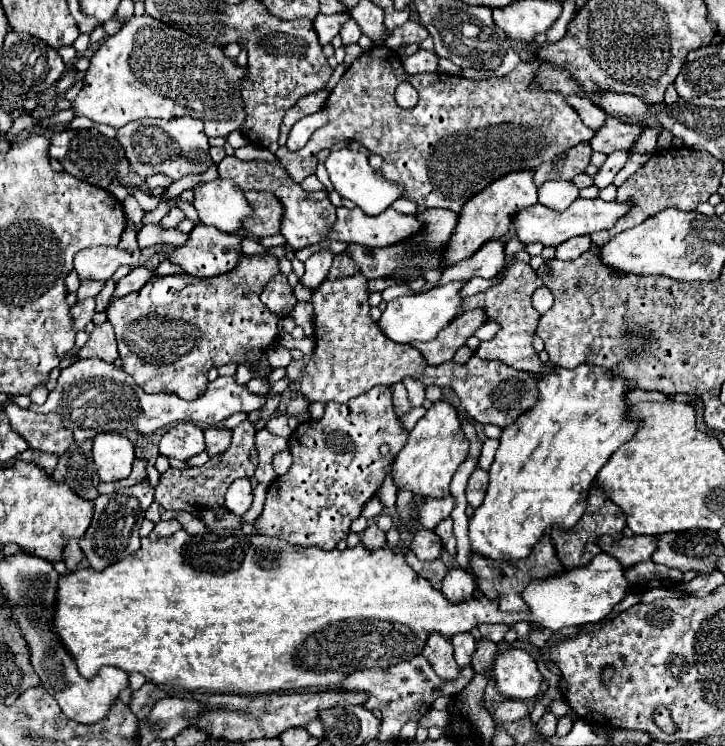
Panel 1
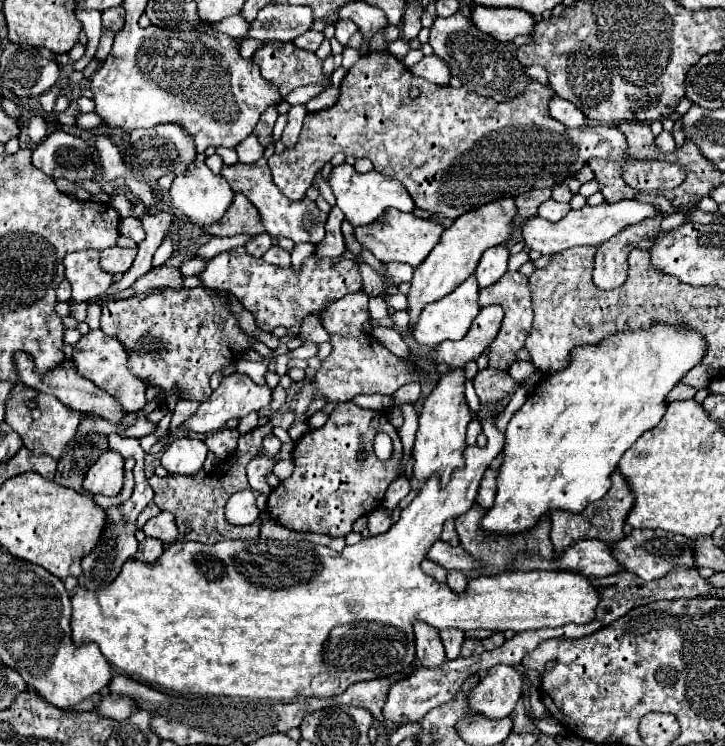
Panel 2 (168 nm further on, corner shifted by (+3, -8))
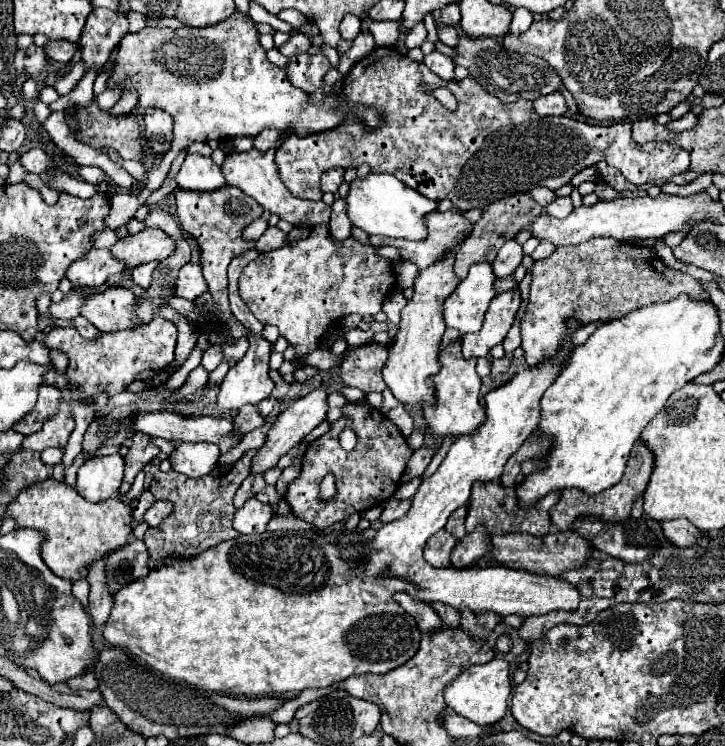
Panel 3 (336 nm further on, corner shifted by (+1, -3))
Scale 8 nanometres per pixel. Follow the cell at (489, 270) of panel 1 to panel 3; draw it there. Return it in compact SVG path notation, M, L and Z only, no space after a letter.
M508 240L508 242L500 248L496 260L490 262L492 272L494 272L498 278L510 276L510 274L516 270L516 266L522 262L522 256L524 256L522 246L516 244L514 240Z

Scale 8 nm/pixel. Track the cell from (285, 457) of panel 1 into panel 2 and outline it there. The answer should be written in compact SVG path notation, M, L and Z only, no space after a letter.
M280 461L280 463L274 465L274 473L278 475L280 481L284 481L294 473L294 463L292 461Z

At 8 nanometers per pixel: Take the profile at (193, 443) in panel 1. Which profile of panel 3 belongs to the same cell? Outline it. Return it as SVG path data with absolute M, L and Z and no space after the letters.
M180 442L168 460L172 464L172 470L190 478L198 478L206 476L216 466L218 454L218 446L212 446L208 442Z

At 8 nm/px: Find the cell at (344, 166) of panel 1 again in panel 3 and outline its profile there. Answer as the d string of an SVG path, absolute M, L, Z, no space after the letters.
M370 172L364 178L354 178L350 182L350 190L346 196L348 218L354 226L362 228L366 234L382 234L392 238L408 238L408 240L422 240L426 236L424 216L436 208L434 200L428 200L420 192L412 190L410 186L402 184L396 176L382 172Z

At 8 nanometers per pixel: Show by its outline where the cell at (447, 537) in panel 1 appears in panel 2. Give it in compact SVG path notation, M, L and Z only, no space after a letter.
M448 519L448 521L444 523L444 531L442 531L442 537L440 537L440 539L446 541L446 543L450 543L450 545L458 545L458 543L460 543L458 533L456 533L456 529L454 529L454 519Z

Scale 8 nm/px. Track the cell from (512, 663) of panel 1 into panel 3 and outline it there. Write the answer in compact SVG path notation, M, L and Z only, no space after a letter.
M494 658L486 664L478 664L478 666L464 670L444 690L444 698L446 698L446 706L452 708L456 714L472 720L474 724L484 726L484 724L496 724L502 720L502 716L506 714L506 708L508 708L510 692L512 692L512 686L510 686L508 662L502 658Z

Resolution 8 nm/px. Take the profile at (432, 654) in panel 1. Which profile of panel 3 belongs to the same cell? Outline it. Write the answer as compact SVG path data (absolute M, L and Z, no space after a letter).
M396 594L394 598L396 598L396 602L400 602L400 606L408 614L412 614L412 618L416 620L416 624L418 624L418 628L420 628L422 634L432 634L438 628L442 628L442 622L440 622L438 614L434 612L434 608L430 604L424 604L420 600L414 600L408 594Z

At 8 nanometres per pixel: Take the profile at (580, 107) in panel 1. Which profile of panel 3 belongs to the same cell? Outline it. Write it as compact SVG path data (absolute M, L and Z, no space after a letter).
M556 92L556 94L546 94L546 96L540 96L538 100L534 100L534 110L540 116L566 116L568 106L566 106L564 96L560 92Z

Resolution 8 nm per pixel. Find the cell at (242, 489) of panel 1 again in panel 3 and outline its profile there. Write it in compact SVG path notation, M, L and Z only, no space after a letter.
M250 498L248 504L244 504L234 514L234 530L240 534L256 534L264 532L268 520L272 518L270 504L262 504L256 498Z

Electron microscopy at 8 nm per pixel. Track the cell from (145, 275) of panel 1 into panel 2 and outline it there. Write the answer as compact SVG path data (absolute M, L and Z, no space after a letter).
M164 265L160 269L150 269L142 279L138 279L138 283L134 283L132 289L136 293L152 291L152 289L158 289L158 291L164 291L164 289L180 291L182 289L182 281L184 281L184 277L182 277L180 269Z

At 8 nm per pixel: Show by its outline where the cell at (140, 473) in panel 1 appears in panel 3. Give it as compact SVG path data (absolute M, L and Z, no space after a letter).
M134 434L132 436L130 450L124 456L124 460L126 460L126 474L124 474L124 484L120 488L120 496L126 496L126 492L130 490L136 474L158 454L158 448L148 444L148 438L150 436L146 436L146 434Z

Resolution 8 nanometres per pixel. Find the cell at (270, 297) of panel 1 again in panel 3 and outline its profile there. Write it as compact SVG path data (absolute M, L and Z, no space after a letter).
M328 224L316 226L306 240L300 240L298 244L286 244L284 248L260 254L256 260L252 260L248 266L244 266L238 282L240 298L246 302L250 312L262 322L262 324L274 324L280 330L280 336L284 336L290 344L298 348L298 356L308 354L318 348L320 338L346 314L362 314L372 316L380 312L384 298L388 296L388 290L392 290L396 284L394 272L390 268L390 262L386 258L376 256L374 246L362 246L360 242L348 238L340 244L334 244L328 236Z

